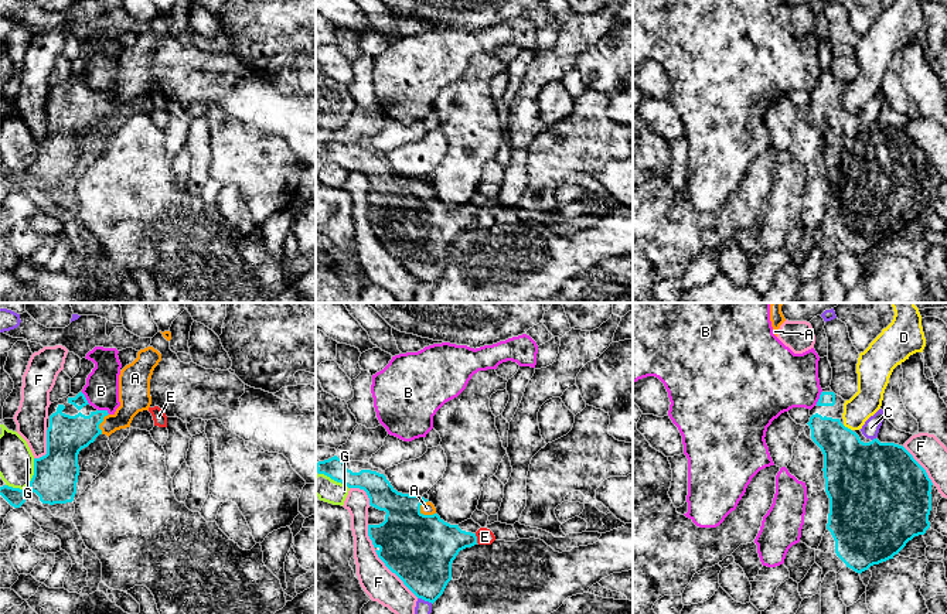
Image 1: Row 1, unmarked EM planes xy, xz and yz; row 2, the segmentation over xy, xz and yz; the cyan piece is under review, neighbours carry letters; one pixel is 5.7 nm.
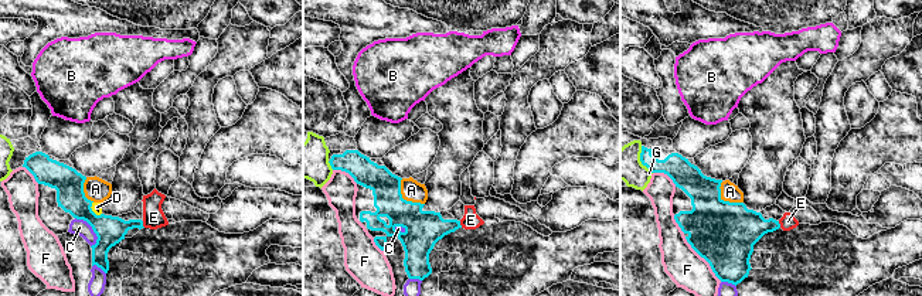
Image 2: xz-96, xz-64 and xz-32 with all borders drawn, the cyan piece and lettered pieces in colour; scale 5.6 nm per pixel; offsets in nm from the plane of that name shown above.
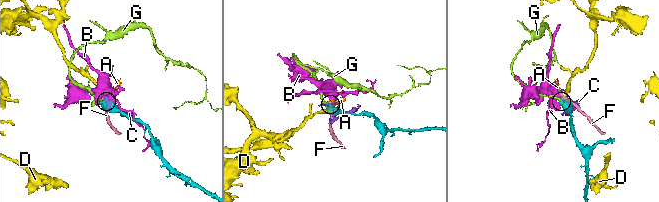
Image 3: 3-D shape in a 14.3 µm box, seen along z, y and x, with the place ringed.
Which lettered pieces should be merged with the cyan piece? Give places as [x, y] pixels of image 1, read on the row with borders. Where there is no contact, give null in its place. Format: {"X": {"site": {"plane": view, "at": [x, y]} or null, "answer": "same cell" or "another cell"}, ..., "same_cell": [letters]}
{"A": {"site": {"plane": "xz", "at": [425, 515]}, "answer": "same cell"}, "B": {"site": {"plane": "xy", "at": [104, 410]}, "answer": "another cell"}, "C": {"site": {"plane": "yz", "at": [874, 439]}, "answer": "another cell"}, "D": {"site": {"plane": "yz", "at": [847, 427]}, "answer": "another cell"}, "E": {"site": {"plane": "xz", "at": [476, 538]}, "answer": "another cell"}, "F": {"site": {"plane": "xz", "at": [395, 573]}, "answer": "another cell"}, "G": {"site": {"plane": "xy", "at": [34, 473]}, "answer": "another cell"}, "same_cell": ["A"]}

